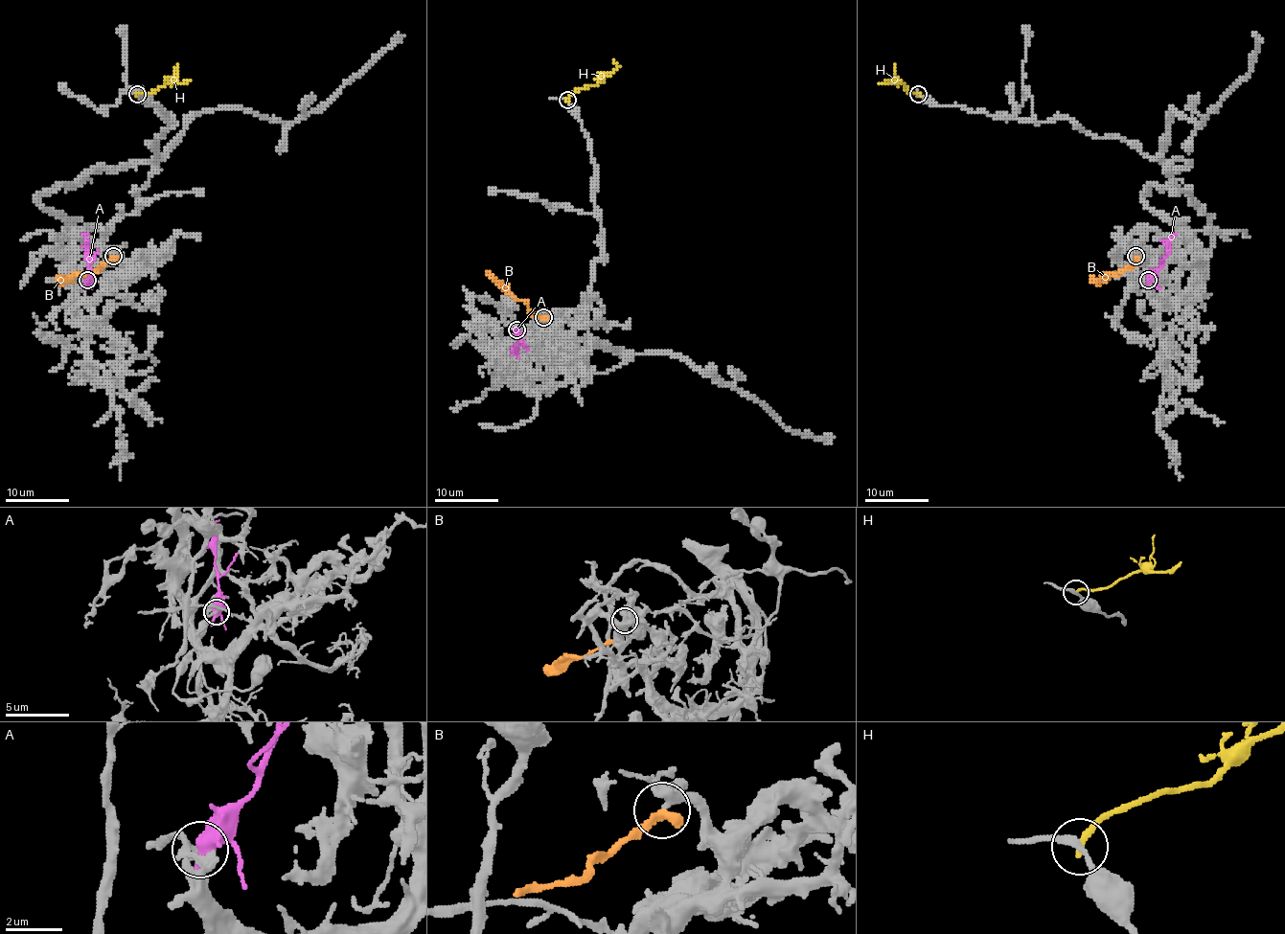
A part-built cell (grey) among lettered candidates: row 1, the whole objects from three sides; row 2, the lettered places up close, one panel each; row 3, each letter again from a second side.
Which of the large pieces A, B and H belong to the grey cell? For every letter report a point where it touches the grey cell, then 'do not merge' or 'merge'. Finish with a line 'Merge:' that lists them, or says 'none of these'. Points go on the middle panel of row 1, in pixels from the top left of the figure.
A: meets grey at (516, 330); do not merge
B: meets grey at (543, 317); merge
H: meets grey at (567, 100); do not merge
Merge: B

